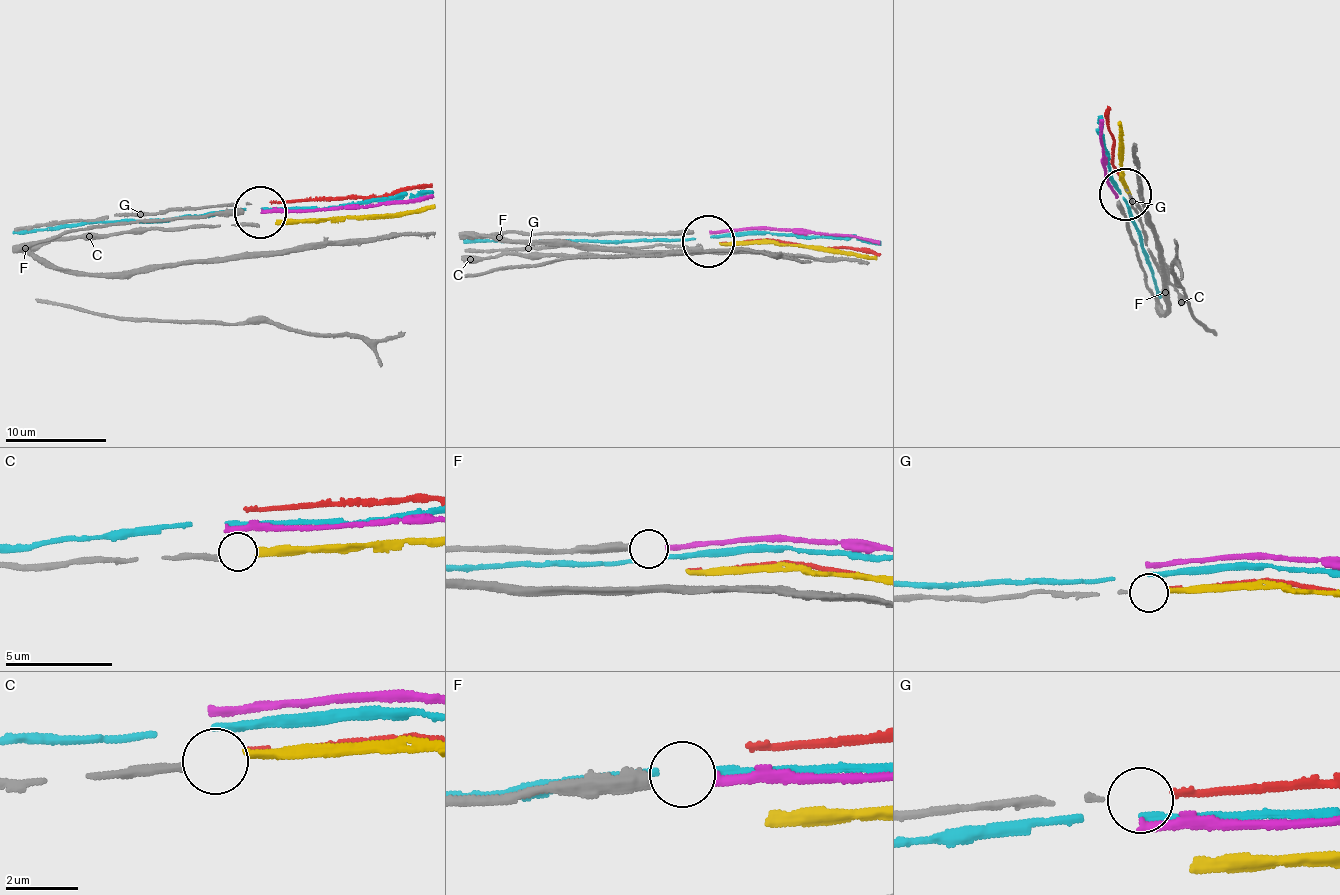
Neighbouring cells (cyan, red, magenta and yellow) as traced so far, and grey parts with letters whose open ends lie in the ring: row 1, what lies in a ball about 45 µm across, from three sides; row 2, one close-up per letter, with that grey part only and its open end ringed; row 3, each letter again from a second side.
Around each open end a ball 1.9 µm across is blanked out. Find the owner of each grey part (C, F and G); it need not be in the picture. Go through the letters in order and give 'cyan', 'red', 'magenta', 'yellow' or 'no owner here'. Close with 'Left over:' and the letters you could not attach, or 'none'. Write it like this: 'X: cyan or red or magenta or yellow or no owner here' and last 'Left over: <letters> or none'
C: no owner here
F: magenta
G: red
Left over: C

